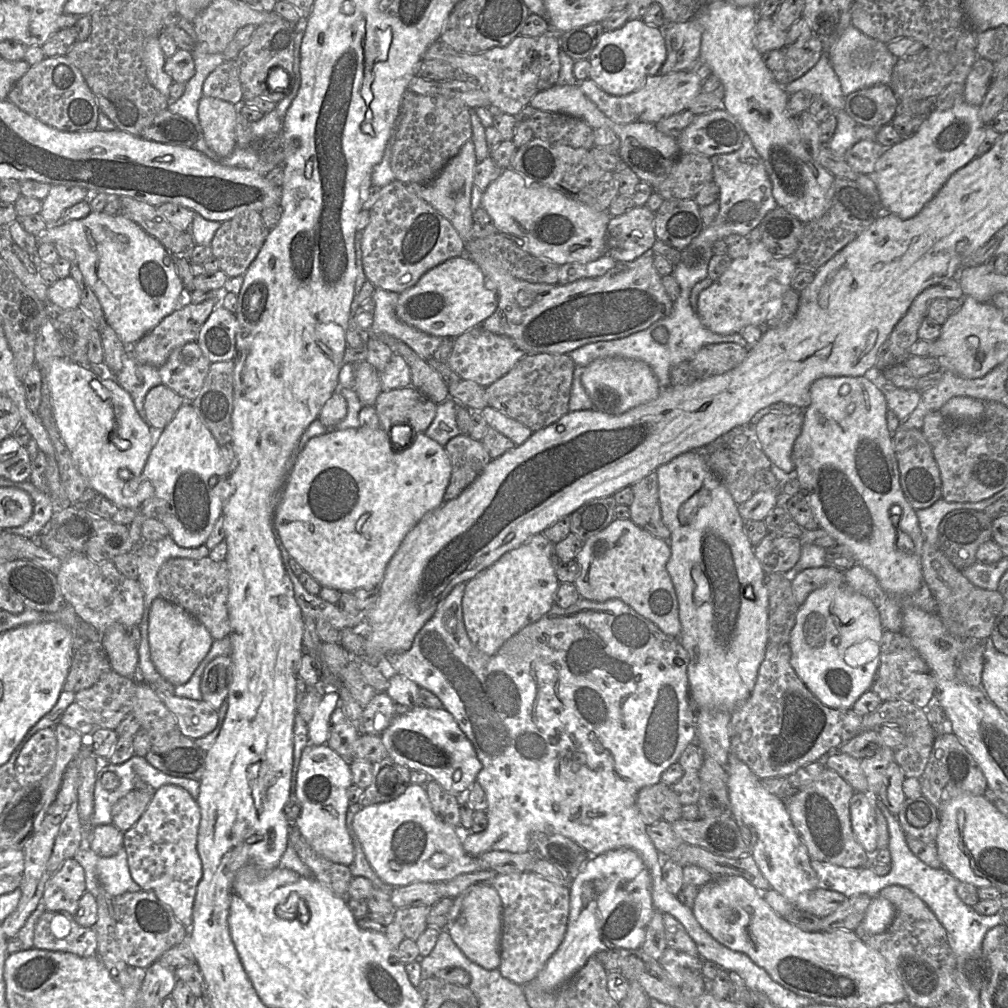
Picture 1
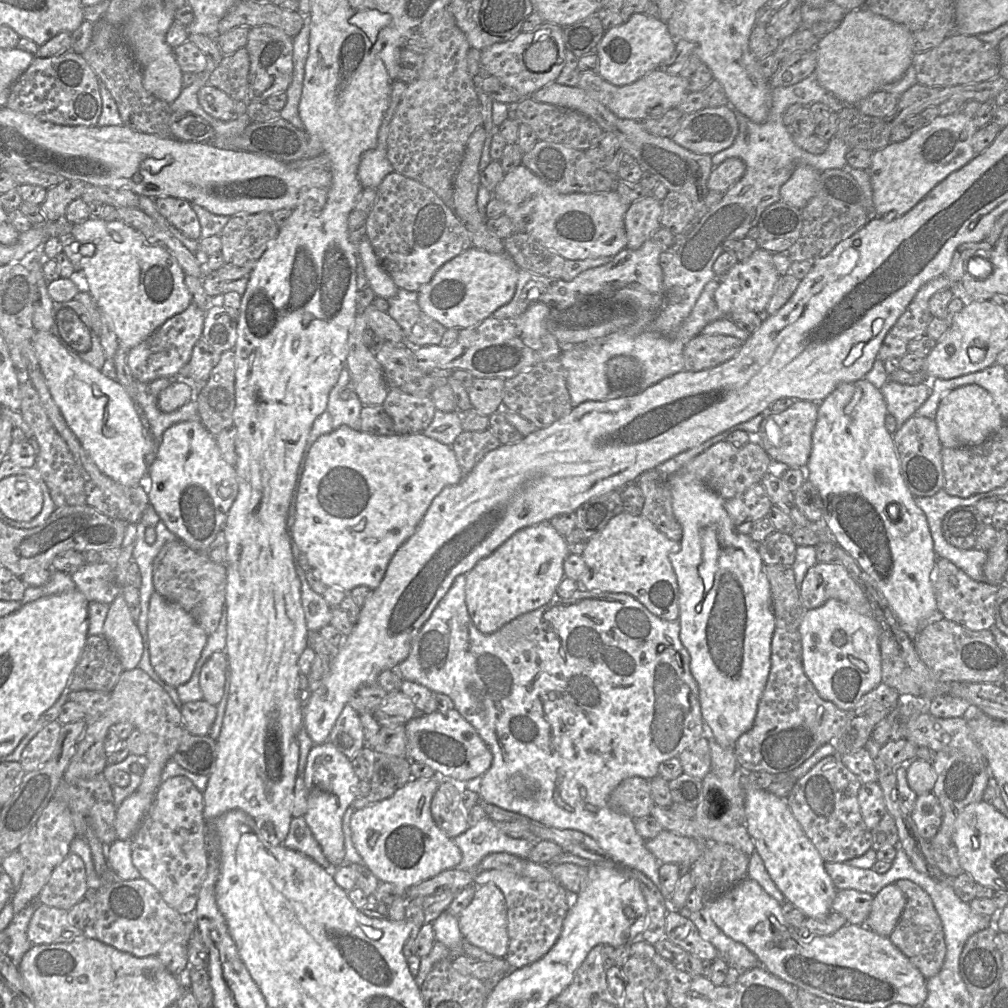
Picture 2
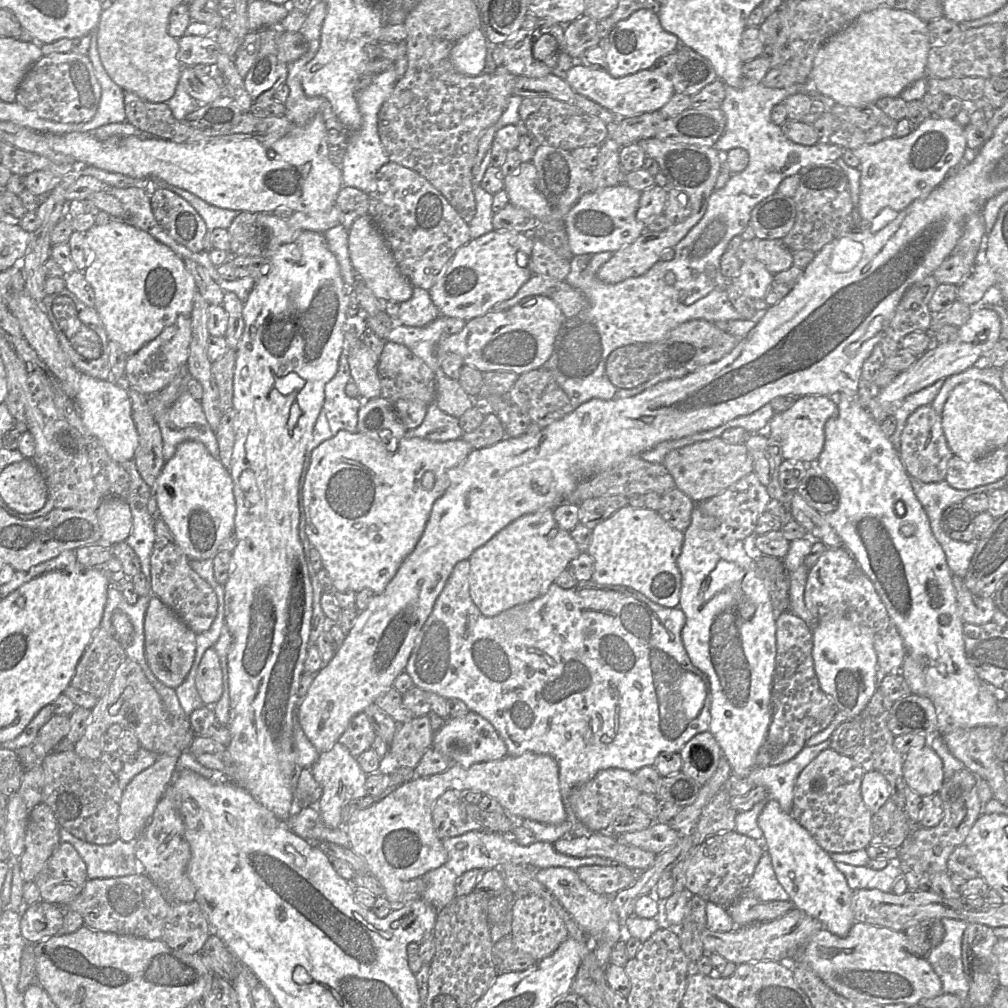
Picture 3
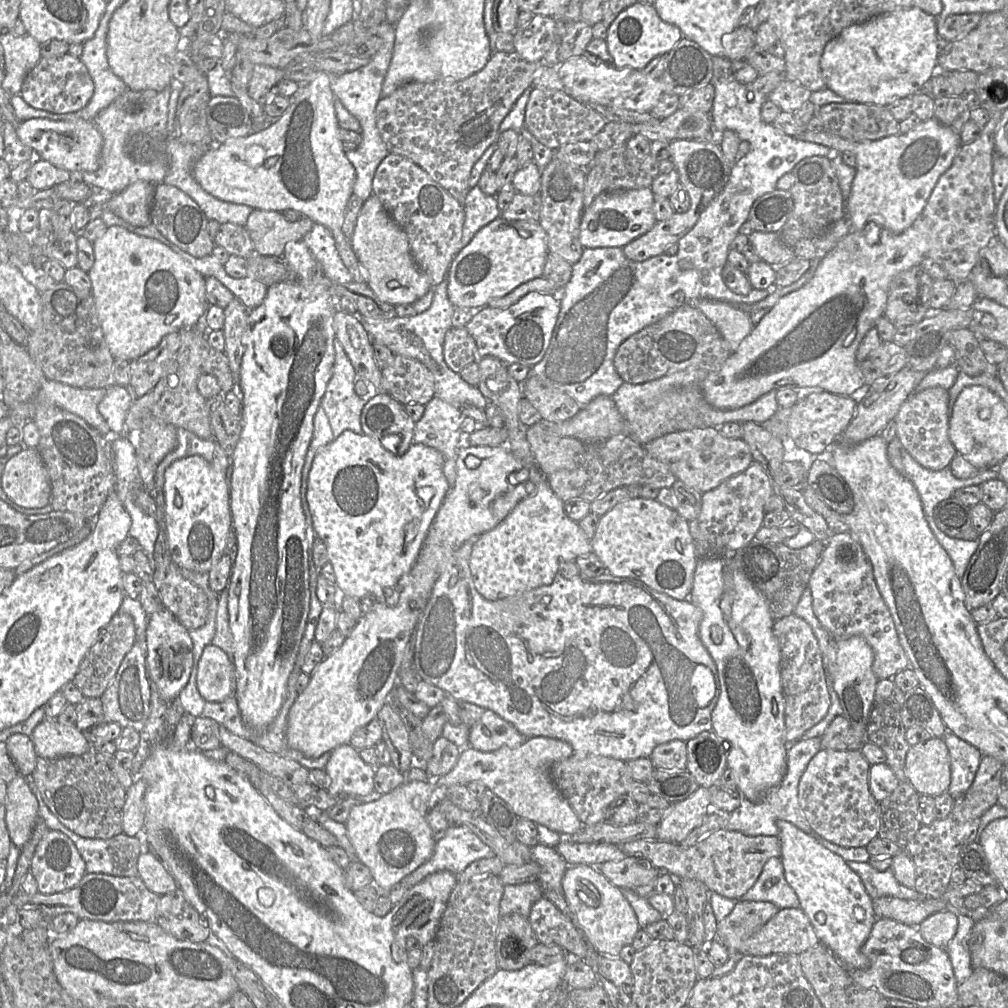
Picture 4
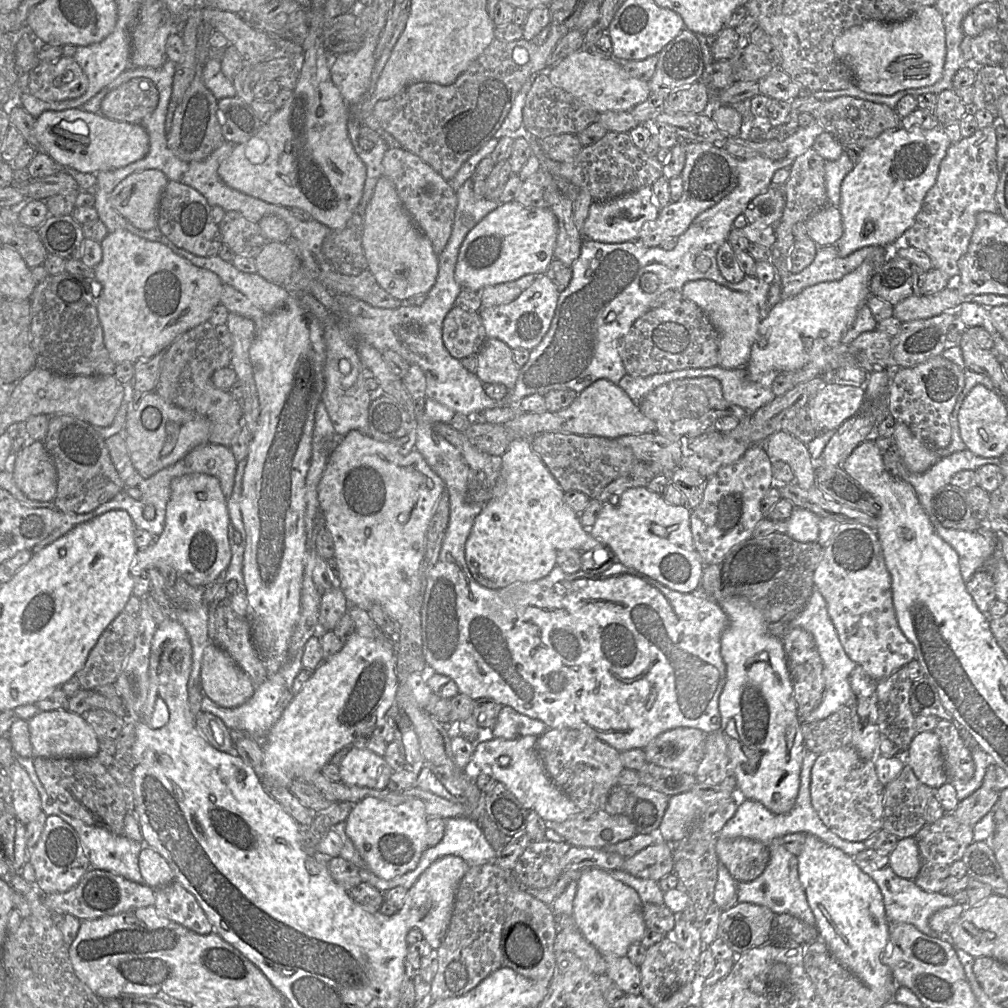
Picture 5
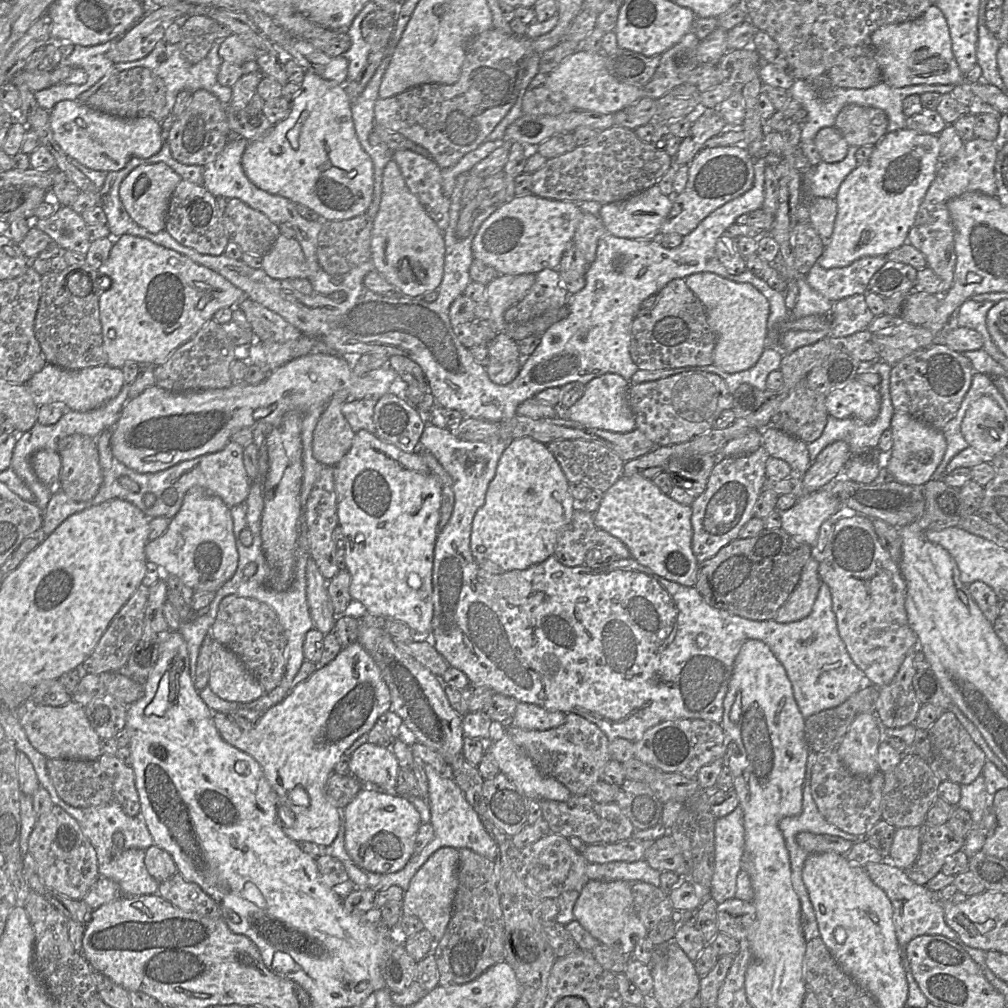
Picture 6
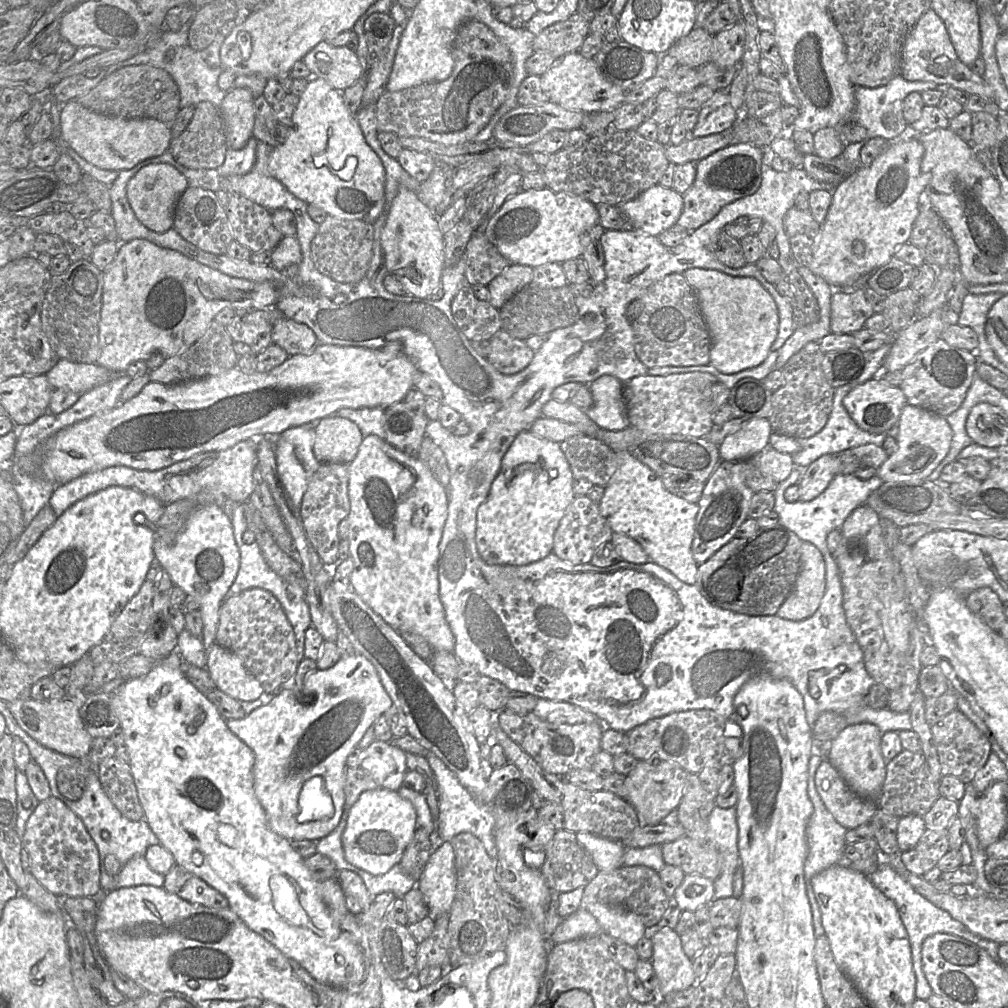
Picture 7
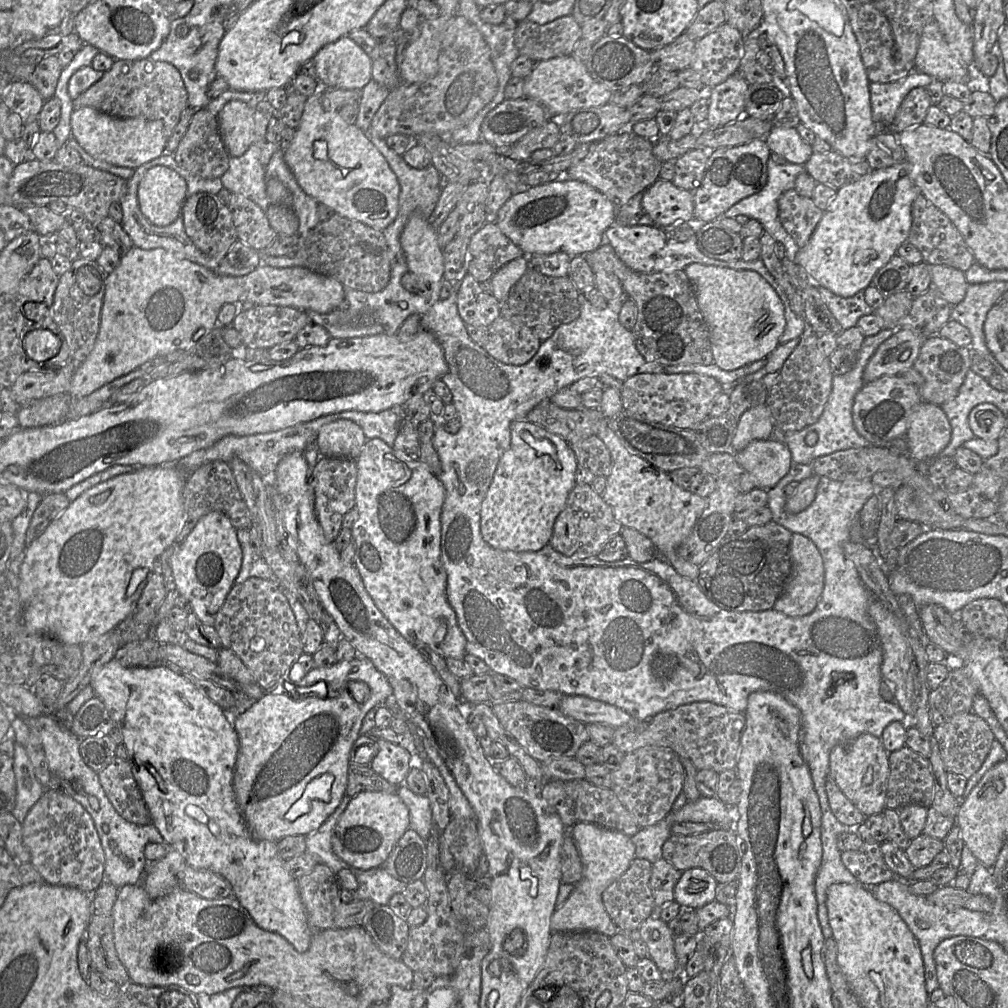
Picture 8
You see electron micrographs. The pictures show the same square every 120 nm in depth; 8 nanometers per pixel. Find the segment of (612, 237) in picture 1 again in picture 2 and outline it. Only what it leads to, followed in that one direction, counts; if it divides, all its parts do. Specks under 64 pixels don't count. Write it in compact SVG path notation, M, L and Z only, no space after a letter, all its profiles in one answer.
M647 195L629 205L624 215L626 248L638 249L660 227L661 201Z

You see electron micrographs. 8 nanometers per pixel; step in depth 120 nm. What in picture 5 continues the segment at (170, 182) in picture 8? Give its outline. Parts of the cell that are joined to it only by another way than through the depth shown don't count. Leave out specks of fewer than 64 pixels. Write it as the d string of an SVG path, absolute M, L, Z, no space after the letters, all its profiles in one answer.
M158 169L135 172L115 187L110 196L111 205L135 227L154 229L158 227L160 199L168 182Z

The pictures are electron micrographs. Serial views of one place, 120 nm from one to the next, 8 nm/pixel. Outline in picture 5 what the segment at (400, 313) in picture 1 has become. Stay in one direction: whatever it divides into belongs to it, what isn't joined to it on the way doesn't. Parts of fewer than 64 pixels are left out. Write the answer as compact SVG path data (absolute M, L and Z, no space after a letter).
M515 200L500 203L465 237L455 266L455 280L462 288L480 292L486 286L527 274L546 275L554 259L557 233L557 220L550 208L525 207Z

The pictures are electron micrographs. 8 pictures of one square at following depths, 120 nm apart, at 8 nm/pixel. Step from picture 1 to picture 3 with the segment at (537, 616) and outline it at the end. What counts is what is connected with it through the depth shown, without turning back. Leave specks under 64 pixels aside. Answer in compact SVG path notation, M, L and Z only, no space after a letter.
M541 508L518 518L470 555L469 594L483 616L495 617L508 609L541 597L558 575L567 570L569 563L581 553L570 533L559 527L555 521L553 509Z

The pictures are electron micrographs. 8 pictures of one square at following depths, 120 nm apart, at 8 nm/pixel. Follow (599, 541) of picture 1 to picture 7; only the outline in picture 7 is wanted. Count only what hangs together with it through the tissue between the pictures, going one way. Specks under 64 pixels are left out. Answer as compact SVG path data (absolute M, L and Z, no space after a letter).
M629 450L615 451L617 469L605 486L600 501L601 515L607 520L613 532L625 534L641 544L650 561L667 569L680 581L693 585L697 581L698 564L692 556L692 541L695 519L699 510L697 503L690 503L677 494L669 492L662 484L661 476L639 461Z

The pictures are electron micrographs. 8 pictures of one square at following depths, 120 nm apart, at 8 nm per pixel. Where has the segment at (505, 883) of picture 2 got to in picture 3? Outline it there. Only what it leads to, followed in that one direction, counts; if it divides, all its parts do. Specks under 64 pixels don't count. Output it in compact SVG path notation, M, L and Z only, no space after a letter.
M515 895L511 904L511 936L516 951L528 953L537 961L551 955L569 937L564 921L545 898L535 895Z

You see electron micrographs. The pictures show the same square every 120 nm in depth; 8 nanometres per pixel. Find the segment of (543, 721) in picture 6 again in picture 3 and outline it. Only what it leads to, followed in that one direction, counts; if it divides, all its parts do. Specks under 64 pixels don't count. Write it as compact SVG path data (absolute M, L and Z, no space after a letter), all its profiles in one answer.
M469 711L465 716L445 719L443 726L434 733L432 747L446 756L452 764L469 767L475 763L494 761L507 755L507 746L494 726L483 716Z

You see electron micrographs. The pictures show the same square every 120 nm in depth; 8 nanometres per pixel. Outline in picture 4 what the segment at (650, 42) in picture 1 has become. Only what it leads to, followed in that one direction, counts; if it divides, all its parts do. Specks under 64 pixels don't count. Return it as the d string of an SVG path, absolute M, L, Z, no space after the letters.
M638 1L623 10L610 24L605 41L616 68L643 70L653 58L667 54L682 37L681 30L663 21L653 5Z

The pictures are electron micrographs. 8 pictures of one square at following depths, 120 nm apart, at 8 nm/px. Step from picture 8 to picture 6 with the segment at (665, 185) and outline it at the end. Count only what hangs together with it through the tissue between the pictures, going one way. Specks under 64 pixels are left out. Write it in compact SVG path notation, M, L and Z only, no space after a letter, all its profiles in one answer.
M653 185L625 200L602 204L598 216L611 235L628 239L653 239L659 234L672 204L672 197L664 195L658 185Z

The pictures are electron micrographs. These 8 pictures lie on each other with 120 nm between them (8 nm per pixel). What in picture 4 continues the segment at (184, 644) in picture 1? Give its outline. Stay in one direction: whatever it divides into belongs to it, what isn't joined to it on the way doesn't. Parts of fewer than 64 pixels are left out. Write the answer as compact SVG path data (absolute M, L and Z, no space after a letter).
M164 607L149 616L146 646L149 681L155 683L164 700L174 701L187 685L193 668L194 646L188 630Z

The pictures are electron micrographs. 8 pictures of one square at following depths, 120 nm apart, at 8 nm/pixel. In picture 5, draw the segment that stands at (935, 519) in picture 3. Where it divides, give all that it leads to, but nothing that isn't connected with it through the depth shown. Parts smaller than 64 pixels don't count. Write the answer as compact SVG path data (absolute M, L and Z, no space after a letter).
M877 436L874 442L881 456L883 452L888 452L893 456L898 468L899 478L913 487L929 520L936 519L932 513L932 498L934 494L948 485L955 473L963 470L976 471L986 464L999 465L999 458L982 458L965 449L947 457L938 458L931 468L917 474L906 469L893 438Z

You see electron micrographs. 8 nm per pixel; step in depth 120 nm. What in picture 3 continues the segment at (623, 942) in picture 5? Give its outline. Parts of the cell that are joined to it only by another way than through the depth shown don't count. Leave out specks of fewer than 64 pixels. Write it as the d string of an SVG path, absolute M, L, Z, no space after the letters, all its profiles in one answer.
M546 867L546 868L534 868L534 871L535 871L535 877L536 879L542 883L558 900L559 902L565 907L565 909L573 916L573 918L575 919L575 921L578 923L578 925L580 927L582 927L587 935L591 938L591 939L595 939L597 937L599 937L605 930L605 928L607 927L607 925L609 924L609 922L612 920L612 919L615 919L617 918L617 921L620 925L620 922L619 922L619 919L618 919L618 916L616 914L616 911L614 910L614 906L613 906L613 895L605 895L605 894L599 894L599 893L596 893L594 891L592 891L580 878L579 876L577 875L577 872L576 872L576 869L573 869L573 868L566 868L566 867Z

